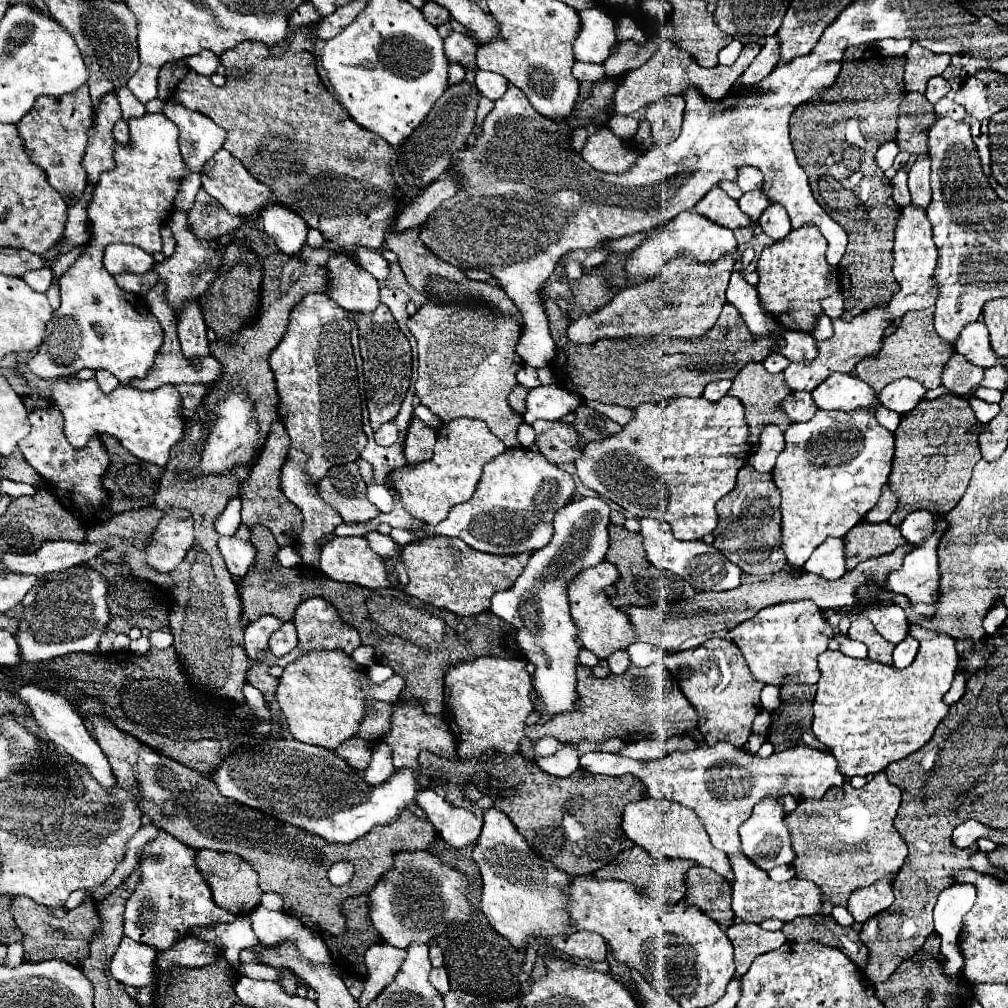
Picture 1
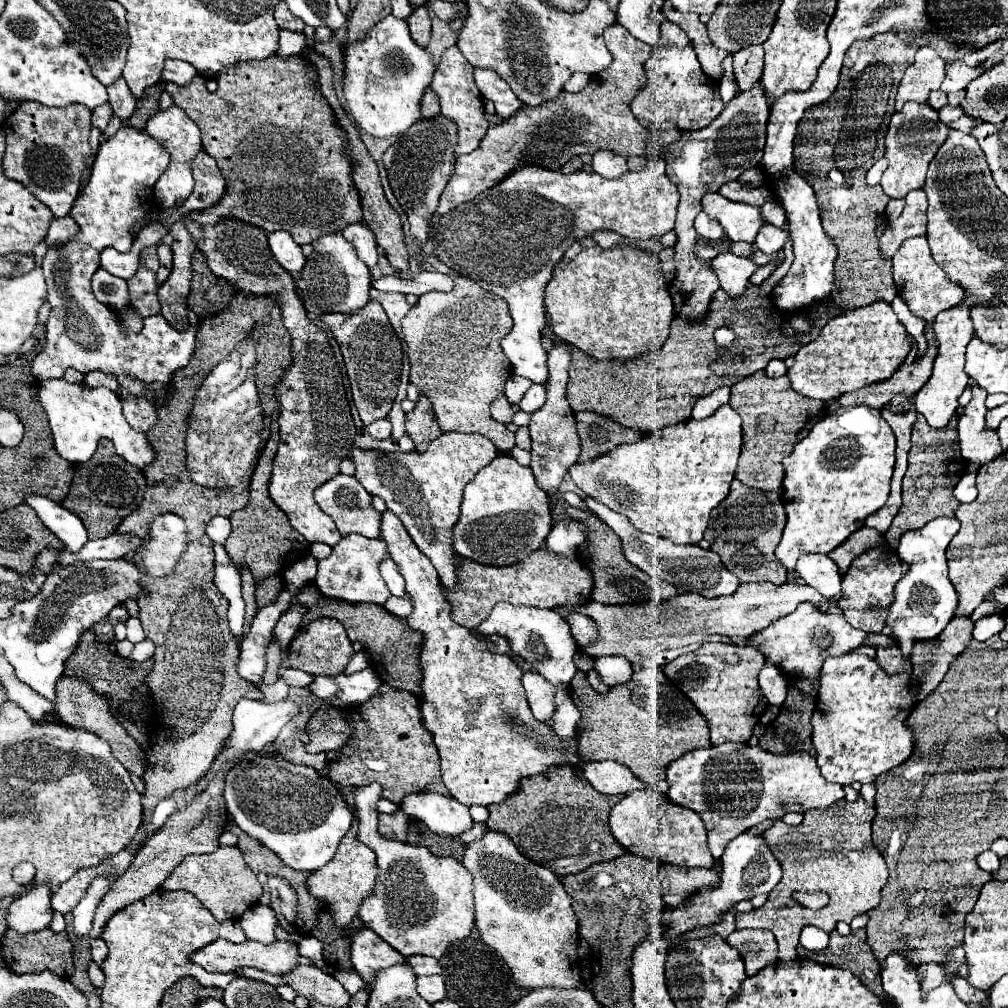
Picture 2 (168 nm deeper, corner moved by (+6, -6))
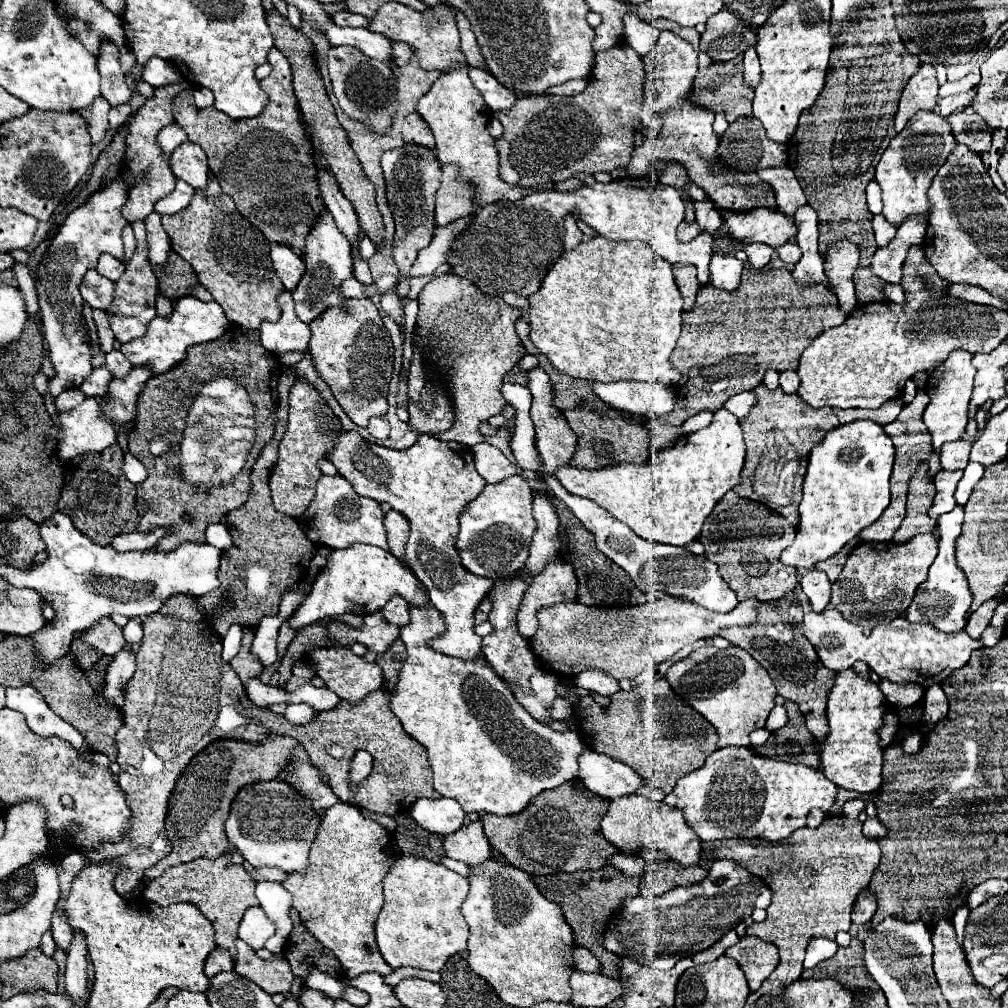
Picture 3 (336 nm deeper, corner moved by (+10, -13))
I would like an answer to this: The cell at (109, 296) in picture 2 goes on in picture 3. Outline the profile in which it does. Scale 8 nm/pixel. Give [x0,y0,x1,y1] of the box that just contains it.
[79,270,115,310]

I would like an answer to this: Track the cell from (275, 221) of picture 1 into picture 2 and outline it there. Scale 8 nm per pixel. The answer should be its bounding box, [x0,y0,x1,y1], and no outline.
[267,231,305,275]

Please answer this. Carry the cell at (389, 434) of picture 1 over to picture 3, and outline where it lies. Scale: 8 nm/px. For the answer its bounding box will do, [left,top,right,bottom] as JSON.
[367,416,389,438]

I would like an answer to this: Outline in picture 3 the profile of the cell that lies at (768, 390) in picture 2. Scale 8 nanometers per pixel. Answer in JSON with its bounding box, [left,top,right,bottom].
[741,384,839,456]

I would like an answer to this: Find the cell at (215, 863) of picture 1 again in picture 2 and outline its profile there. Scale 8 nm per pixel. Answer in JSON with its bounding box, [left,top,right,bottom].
[163,845,263,921]

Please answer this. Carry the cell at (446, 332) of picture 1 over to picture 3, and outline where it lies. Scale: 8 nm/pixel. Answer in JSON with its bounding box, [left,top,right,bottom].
[417,272,521,446]

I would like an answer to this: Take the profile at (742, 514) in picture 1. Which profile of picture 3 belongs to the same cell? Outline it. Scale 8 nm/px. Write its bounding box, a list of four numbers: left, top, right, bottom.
[699,492,799,600]

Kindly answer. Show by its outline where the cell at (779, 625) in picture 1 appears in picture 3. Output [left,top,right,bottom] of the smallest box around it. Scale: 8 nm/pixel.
[803,608,983,688]

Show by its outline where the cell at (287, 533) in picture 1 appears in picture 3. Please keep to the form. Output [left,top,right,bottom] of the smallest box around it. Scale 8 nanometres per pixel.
[197,418,317,634]

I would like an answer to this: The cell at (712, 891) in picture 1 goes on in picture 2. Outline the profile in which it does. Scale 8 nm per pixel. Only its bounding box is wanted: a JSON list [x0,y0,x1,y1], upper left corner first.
[659,865,719,907]

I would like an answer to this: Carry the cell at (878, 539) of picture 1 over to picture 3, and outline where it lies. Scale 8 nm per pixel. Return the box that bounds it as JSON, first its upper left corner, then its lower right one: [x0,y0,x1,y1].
[817,544,857,582]

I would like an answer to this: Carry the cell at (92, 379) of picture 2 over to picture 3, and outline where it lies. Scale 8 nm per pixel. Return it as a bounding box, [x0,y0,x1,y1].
[79,366,111,398]

